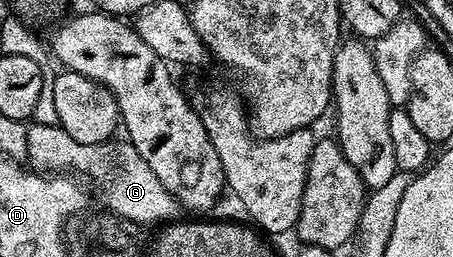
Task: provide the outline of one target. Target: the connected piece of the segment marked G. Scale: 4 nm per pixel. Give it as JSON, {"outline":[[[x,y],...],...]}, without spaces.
{"outline":[[[37,122],[27,127],[27,160],[30,167],[40,172],[72,172],[97,180],[103,188],[105,202],[110,213],[152,226],[170,221],[177,211],[177,203],[151,170],[142,155],[128,140],[112,140],[103,143],[78,142],[60,125],[45,125]]]}

